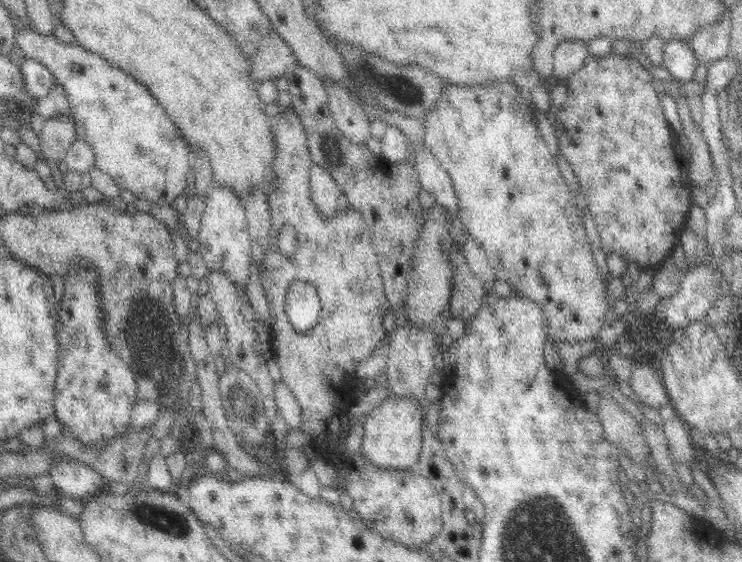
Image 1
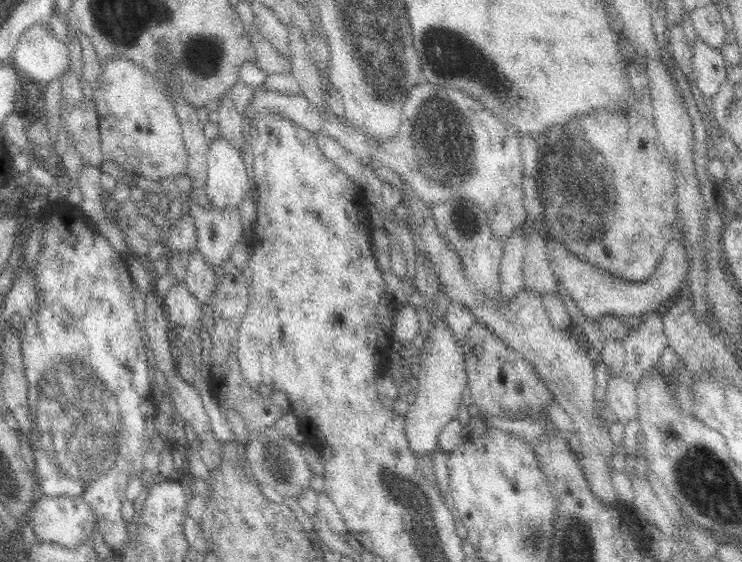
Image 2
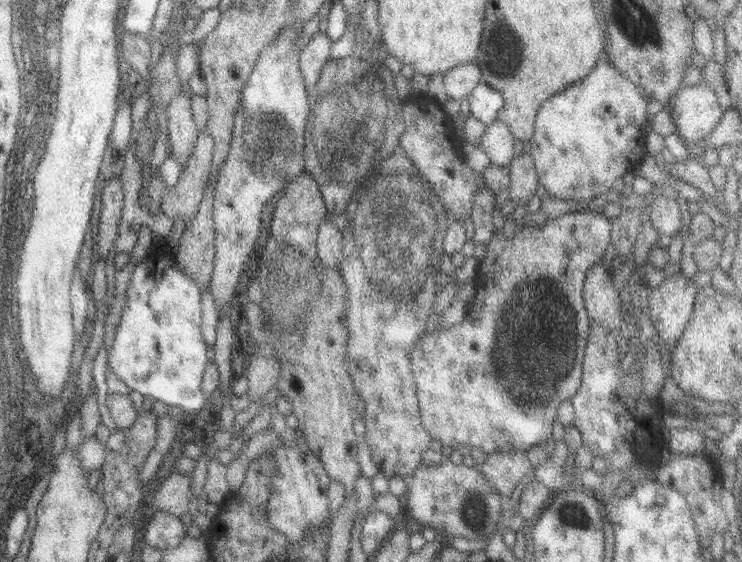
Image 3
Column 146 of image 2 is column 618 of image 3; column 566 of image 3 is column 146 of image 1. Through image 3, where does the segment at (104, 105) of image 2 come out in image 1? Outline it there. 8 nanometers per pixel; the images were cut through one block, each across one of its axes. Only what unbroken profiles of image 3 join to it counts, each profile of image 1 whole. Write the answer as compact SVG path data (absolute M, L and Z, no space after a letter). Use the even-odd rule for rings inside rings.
M15 28L16 44L22 48L25 57L44 64L62 85L77 128L77 138L82 139L94 153L94 166L106 173L118 188L128 190L138 198L145 198L147 204L171 204L187 190L186 173L191 168L192 151L178 130L176 123L162 108L158 99L137 78L112 65L102 56L82 48L77 43L60 42L54 35L41 35L28 29Z

